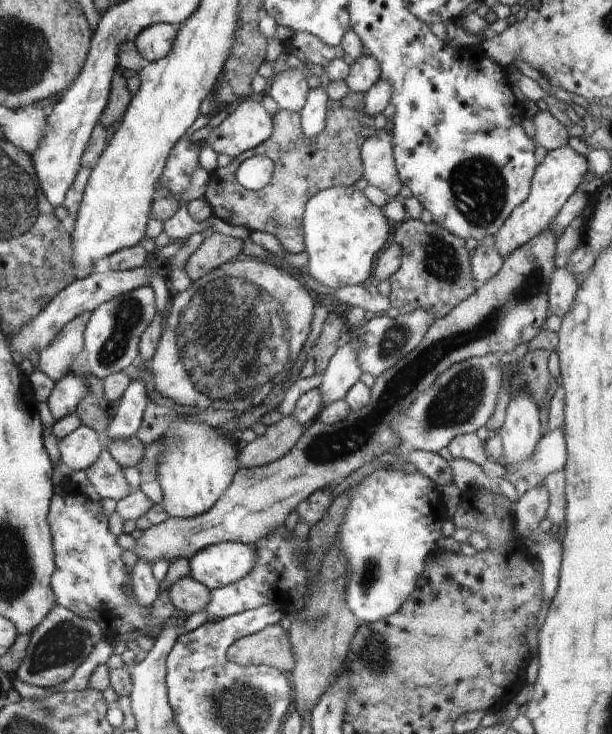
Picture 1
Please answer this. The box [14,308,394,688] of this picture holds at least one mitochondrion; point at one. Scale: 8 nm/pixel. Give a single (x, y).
(65, 642)

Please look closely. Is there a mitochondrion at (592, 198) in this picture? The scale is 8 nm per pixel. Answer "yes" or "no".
no

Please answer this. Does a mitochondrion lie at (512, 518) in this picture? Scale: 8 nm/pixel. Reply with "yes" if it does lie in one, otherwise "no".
no

